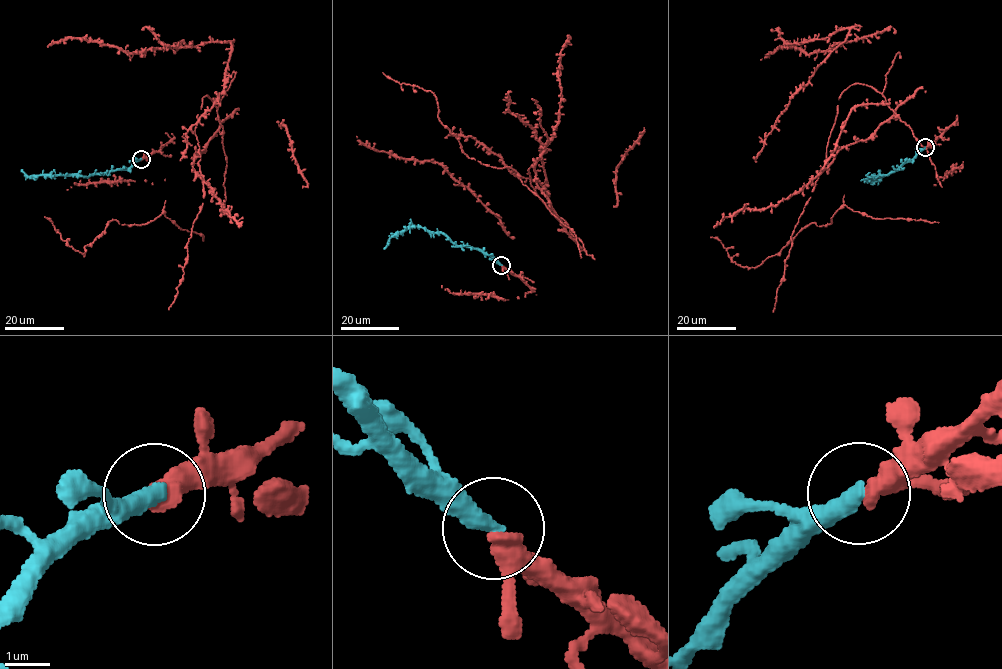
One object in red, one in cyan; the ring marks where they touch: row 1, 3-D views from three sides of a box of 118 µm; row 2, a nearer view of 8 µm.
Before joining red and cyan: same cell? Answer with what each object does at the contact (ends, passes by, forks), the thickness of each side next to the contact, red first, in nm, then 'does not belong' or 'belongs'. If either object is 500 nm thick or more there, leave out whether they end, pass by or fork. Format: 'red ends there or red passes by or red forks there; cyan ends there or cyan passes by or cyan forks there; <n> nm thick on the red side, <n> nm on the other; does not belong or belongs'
red passes by; cyan ends there; 340 nm thick on the red side, 400 nm on the other; belongs

